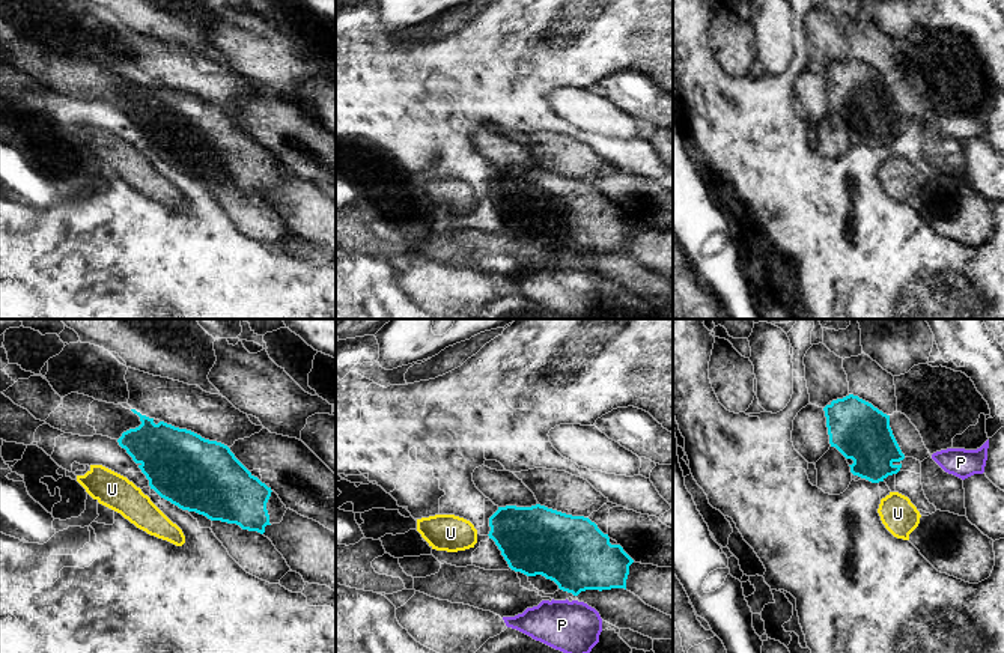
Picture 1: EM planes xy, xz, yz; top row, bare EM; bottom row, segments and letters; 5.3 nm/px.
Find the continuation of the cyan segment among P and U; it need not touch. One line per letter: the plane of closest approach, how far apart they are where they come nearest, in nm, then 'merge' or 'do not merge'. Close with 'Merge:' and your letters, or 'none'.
P: xz | 30 nm | do not merge
U: xy | 50 nm | do not merge
Merge: none

